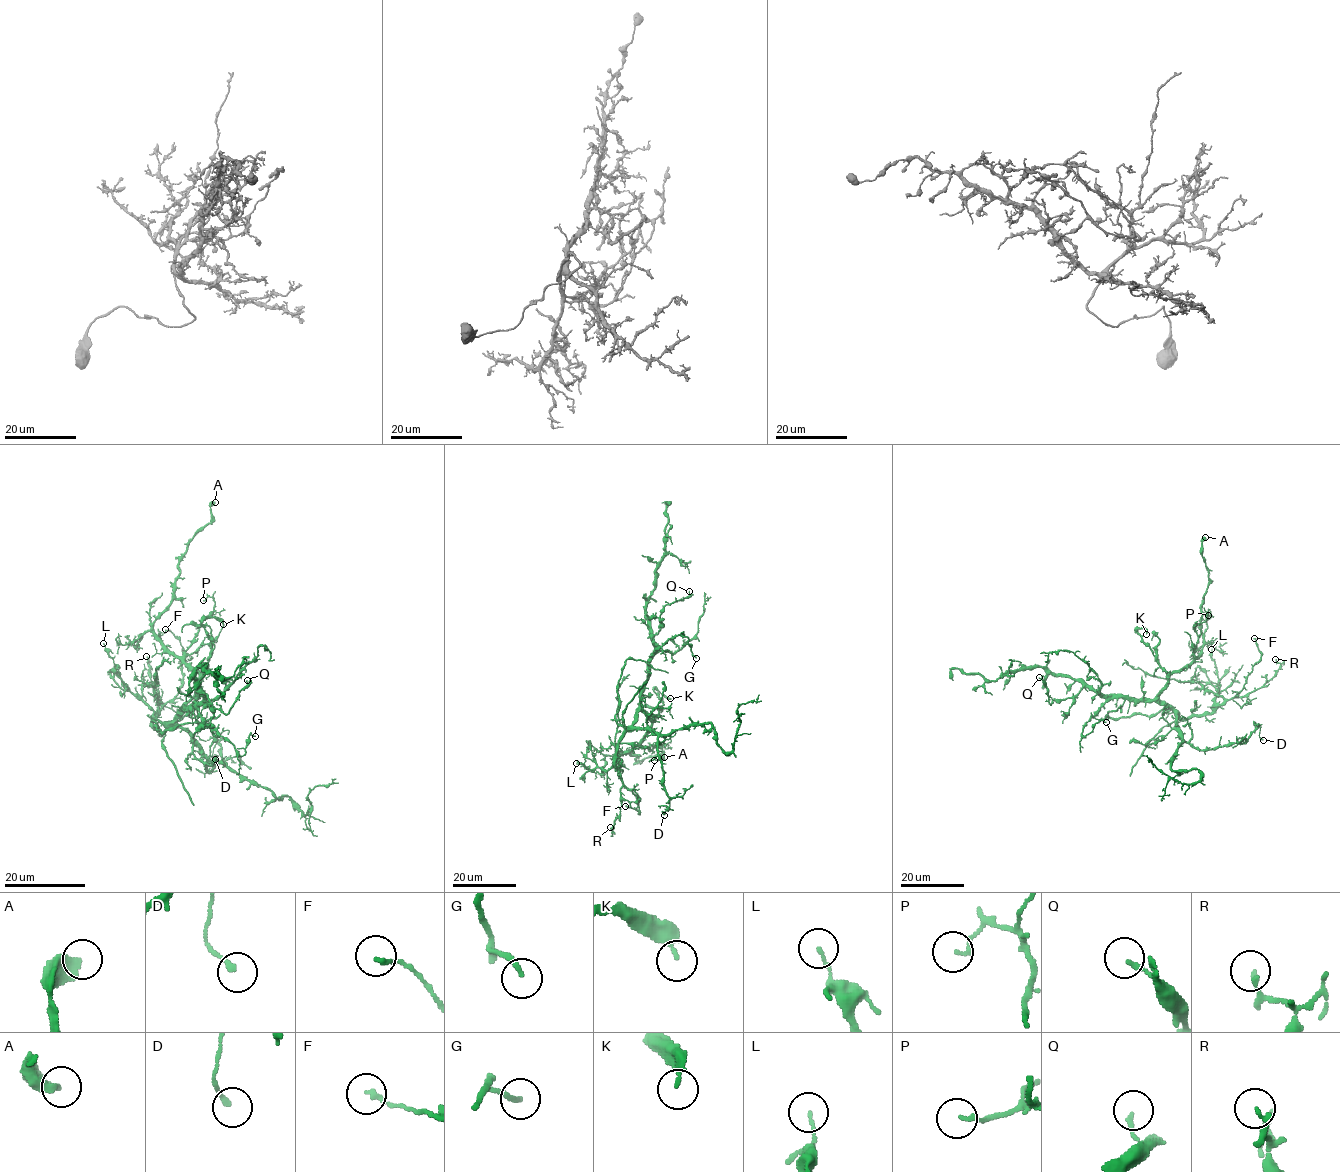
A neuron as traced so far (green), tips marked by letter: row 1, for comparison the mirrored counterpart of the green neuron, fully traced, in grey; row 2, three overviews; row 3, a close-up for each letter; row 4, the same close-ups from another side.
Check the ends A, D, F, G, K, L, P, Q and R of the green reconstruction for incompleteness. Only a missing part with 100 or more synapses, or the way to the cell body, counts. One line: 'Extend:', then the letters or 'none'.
Extend: none

